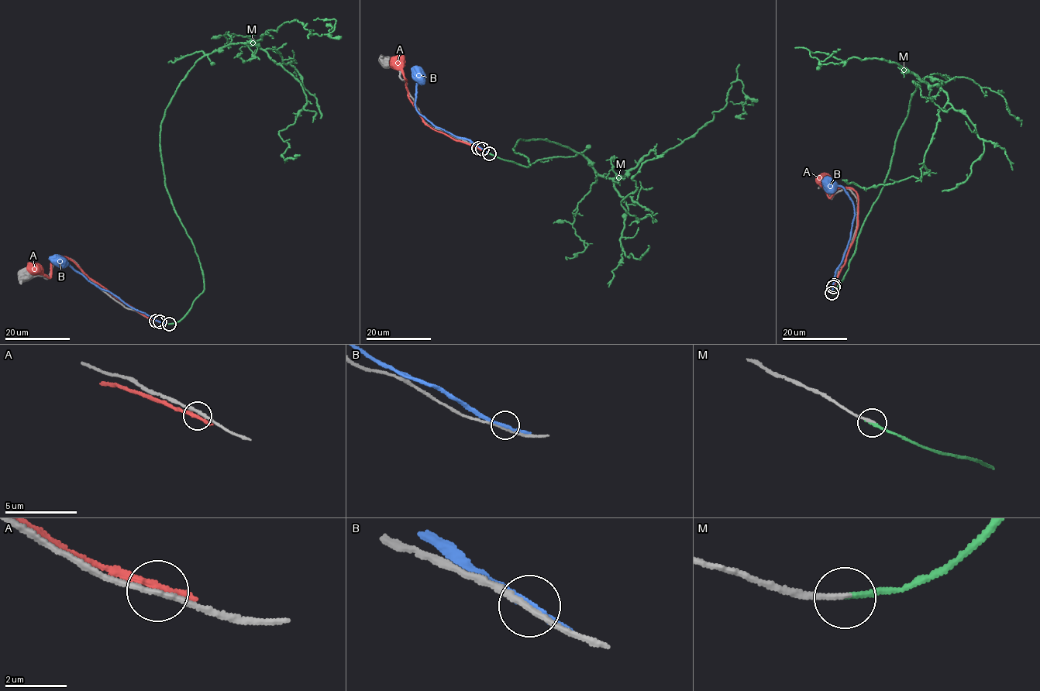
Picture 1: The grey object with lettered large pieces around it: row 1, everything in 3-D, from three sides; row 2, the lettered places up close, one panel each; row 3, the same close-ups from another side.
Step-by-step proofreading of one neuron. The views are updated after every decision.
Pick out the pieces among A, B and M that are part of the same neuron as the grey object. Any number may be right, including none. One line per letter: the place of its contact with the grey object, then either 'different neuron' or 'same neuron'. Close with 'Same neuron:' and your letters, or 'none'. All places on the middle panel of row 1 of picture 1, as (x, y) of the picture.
A: meets grey at (478, 148); different neuron
B: meets grey at (482, 149); different neuron
M: meets grey at (489, 153); same neuron
Same neuron: M

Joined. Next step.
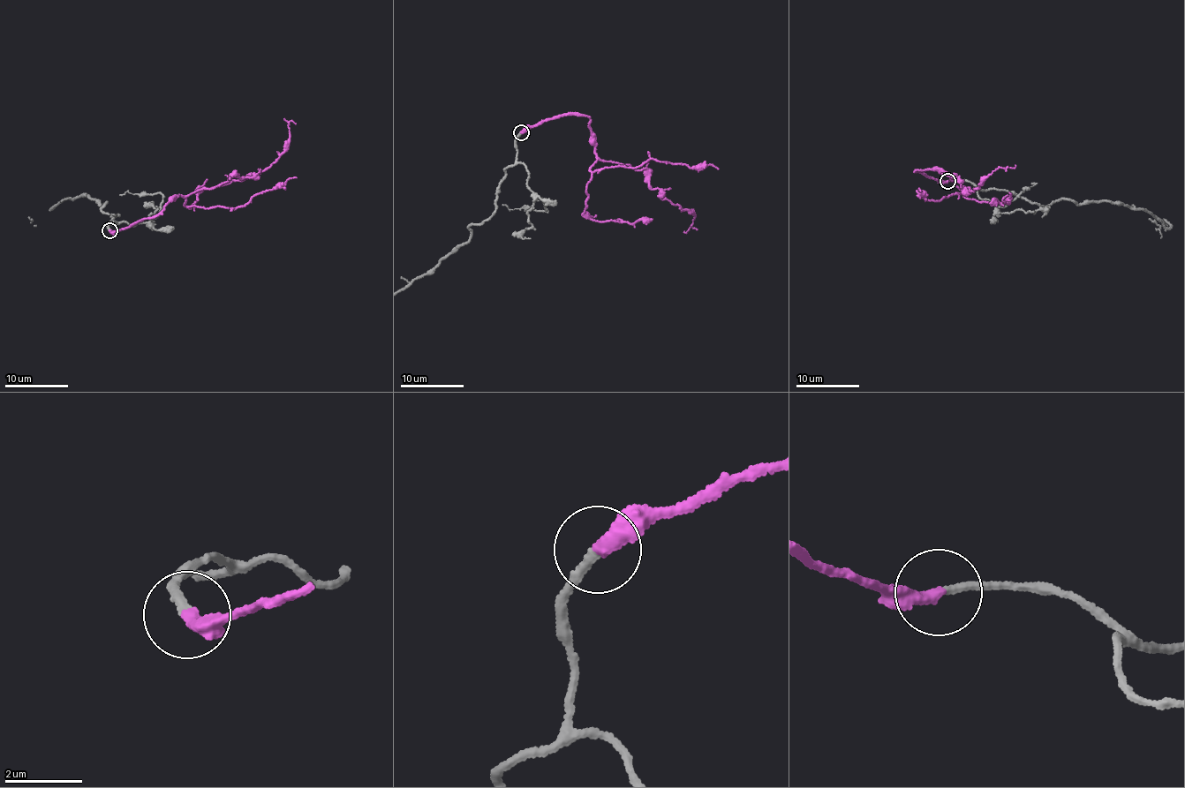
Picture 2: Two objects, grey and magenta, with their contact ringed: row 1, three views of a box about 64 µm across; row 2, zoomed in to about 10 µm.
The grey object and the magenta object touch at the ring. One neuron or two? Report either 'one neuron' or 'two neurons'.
one neuron

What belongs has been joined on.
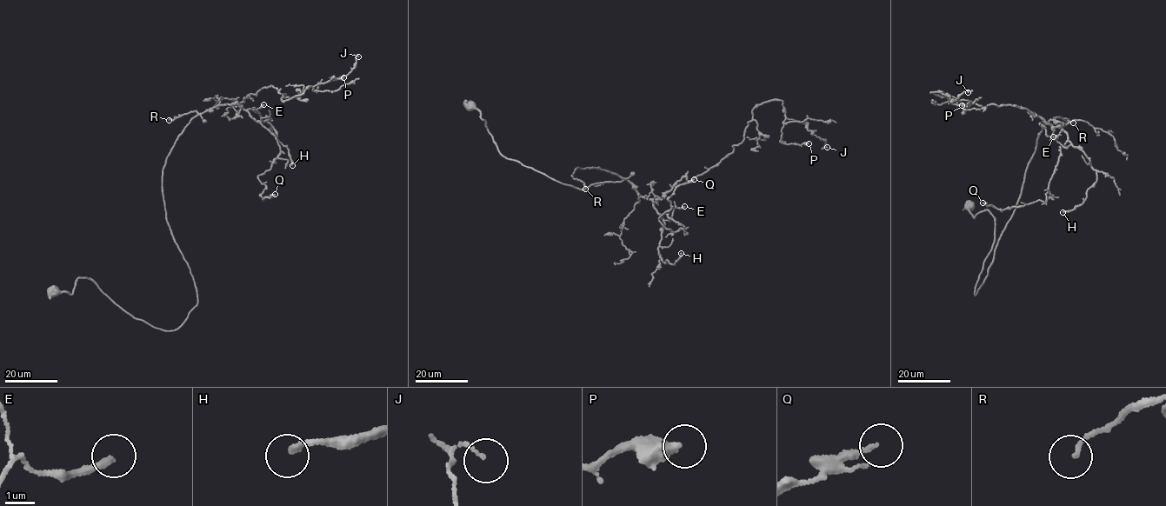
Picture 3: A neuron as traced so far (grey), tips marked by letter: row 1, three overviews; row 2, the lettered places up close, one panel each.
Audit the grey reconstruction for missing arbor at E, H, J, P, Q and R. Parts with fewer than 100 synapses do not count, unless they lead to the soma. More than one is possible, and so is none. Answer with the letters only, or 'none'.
none

